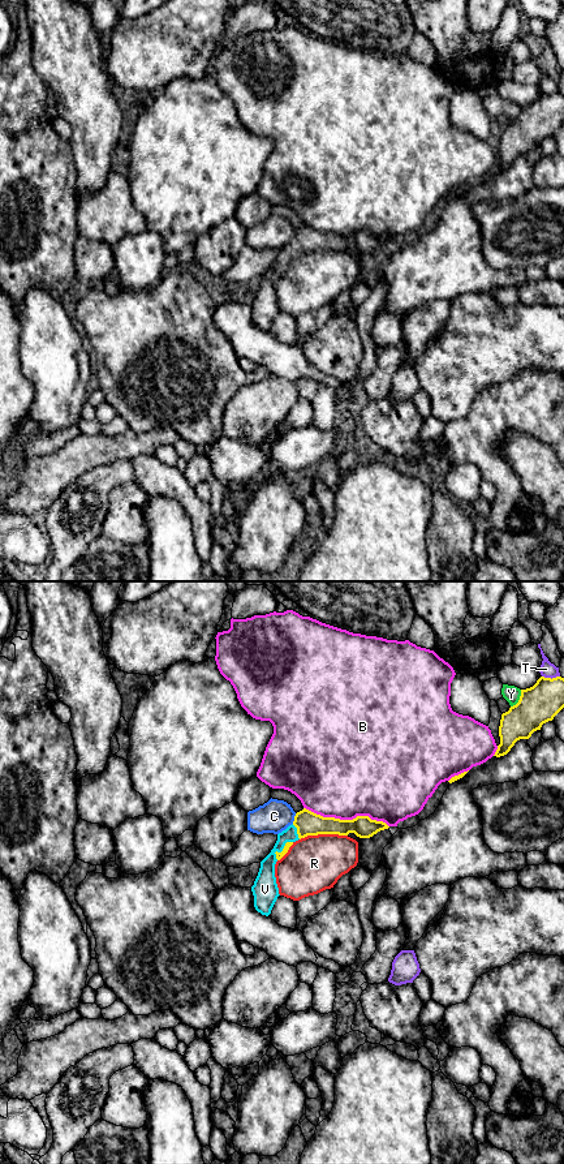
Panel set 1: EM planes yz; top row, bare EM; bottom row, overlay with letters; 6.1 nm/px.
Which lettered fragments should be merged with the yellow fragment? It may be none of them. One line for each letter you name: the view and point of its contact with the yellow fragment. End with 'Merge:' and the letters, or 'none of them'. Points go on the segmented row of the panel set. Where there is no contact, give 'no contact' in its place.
V: yz (283, 849)
Merge: V

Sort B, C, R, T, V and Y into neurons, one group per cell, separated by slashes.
B / C / R / T / V / Y

